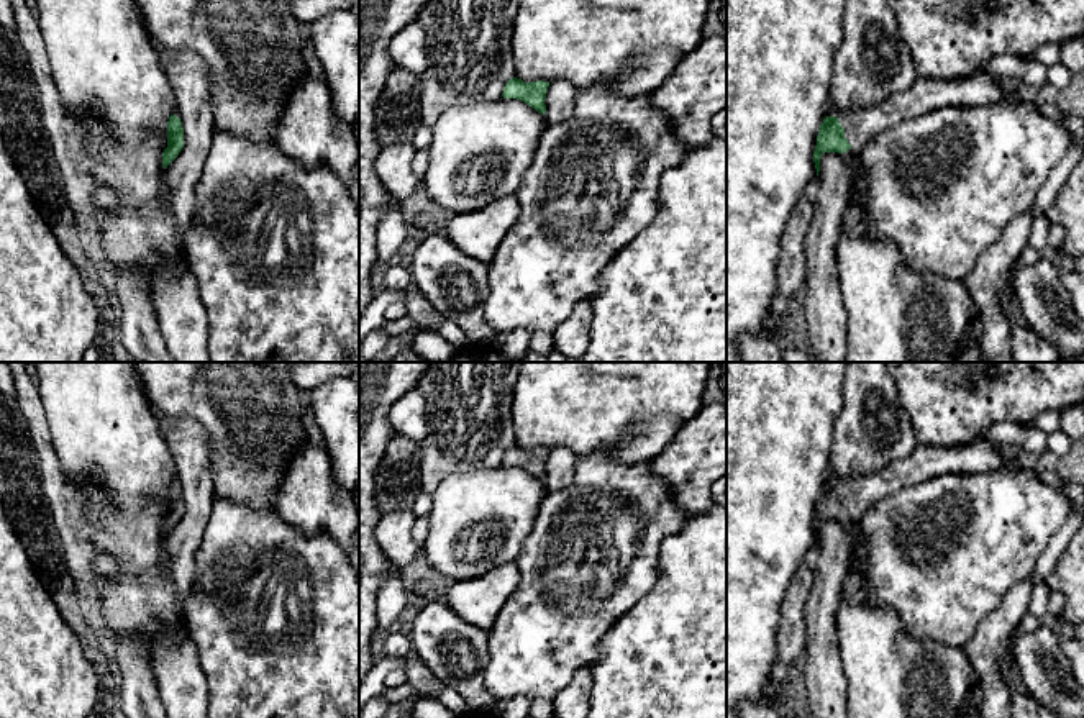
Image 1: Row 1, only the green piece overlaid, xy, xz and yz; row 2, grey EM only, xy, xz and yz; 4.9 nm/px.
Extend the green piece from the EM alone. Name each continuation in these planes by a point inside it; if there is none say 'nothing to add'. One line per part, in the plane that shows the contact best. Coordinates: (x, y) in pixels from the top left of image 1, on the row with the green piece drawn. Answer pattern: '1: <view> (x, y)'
1: yz (925, 95)

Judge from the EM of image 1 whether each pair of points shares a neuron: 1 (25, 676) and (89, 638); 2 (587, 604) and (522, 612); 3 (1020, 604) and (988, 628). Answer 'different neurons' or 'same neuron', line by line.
1: different neurons
2: same neuron
3: same neuron

